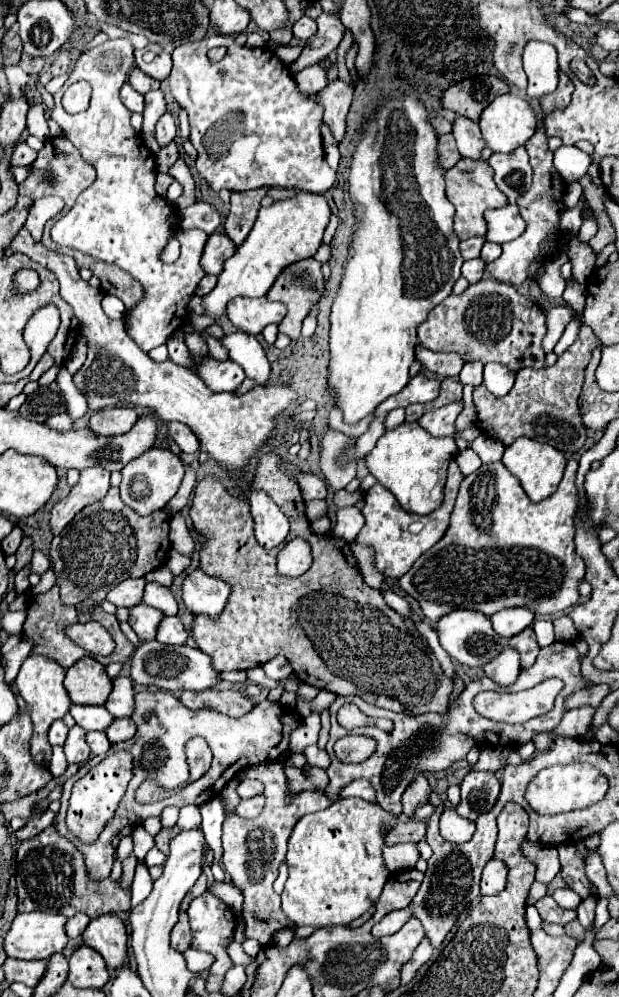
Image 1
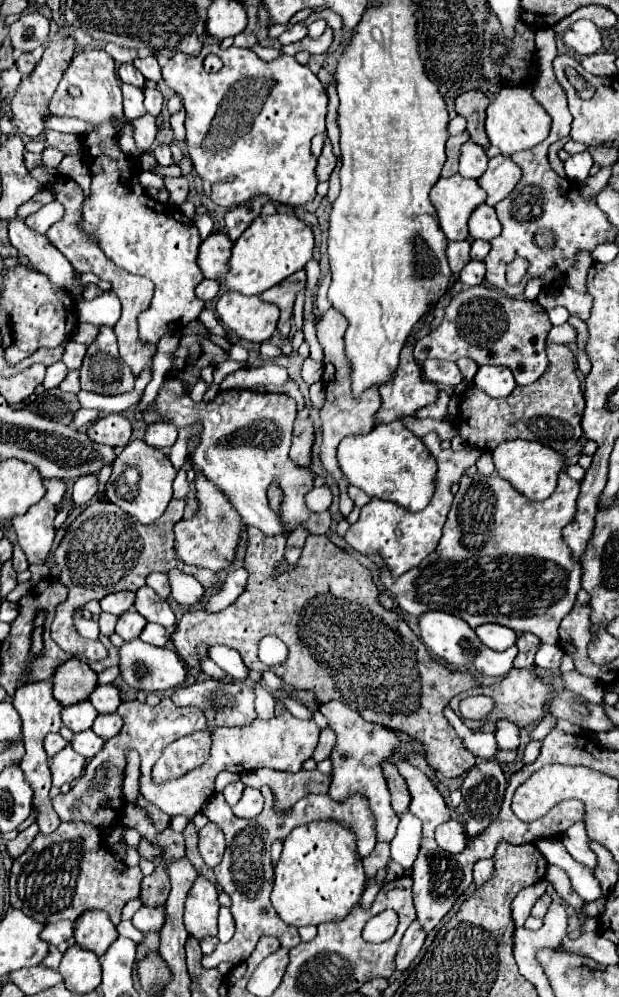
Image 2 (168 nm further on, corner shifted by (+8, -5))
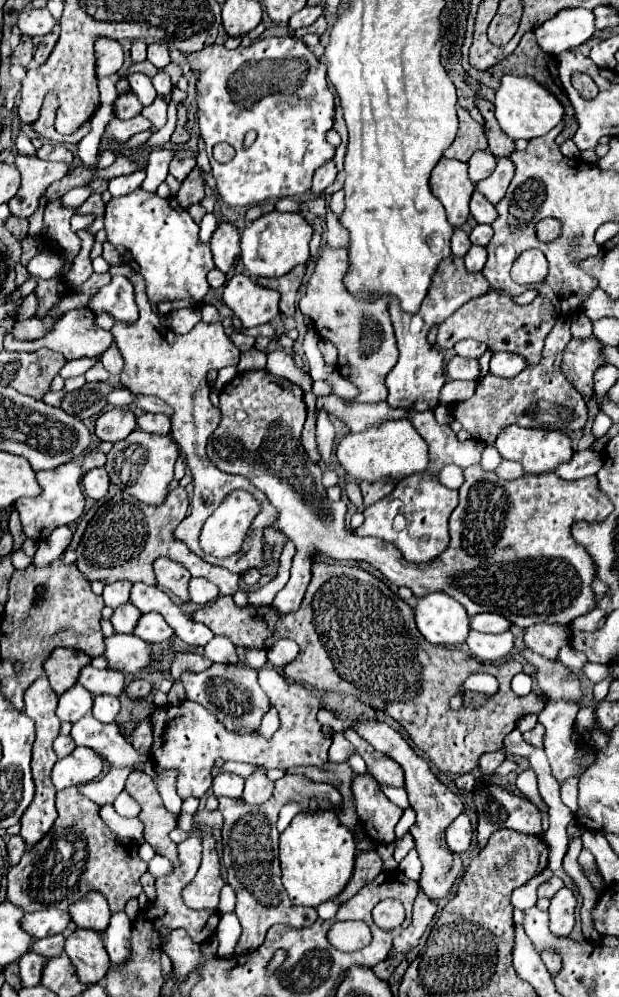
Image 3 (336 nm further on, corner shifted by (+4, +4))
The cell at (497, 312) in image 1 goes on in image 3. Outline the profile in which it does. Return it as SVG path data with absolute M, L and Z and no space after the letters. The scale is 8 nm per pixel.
M490 290L482 294L480 298L466 302L460 310L456 310L438 326L436 346L442 350L448 350L448 348L454 348L454 344L464 338L474 338L474 340L484 342L494 352L504 350L504 352L524 354L528 364L536 364L540 360L544 338L548 336L548 330L552 330L556 320L558 320L558 314L552 302L548 302L548 298L536 296L528 306L518 306L512 302L508 294Z

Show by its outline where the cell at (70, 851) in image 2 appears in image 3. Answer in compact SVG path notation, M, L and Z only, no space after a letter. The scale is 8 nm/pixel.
M76 786L56 794L58 820L42 842L26 850L20 864L8 870L8 900L24 912L44 908L68 910L88 890L98 890L106 896L110 910L120 910L124 904L142 892L140 876L146 872L146 862L138 856L138 844L122 840L100 818L100 806L78 792Z

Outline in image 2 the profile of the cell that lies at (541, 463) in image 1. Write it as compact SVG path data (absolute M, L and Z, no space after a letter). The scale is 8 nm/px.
M524 439L500 443L492 451L492 457L494 457L494 463L496 463L496 473L502 479L510 481L512 487L518 489L530 501L544 501L554 493L558 473L564 465L564 459L556 451L552 451L550 447L544 447L544 445L532 443L532 441L524 441Z

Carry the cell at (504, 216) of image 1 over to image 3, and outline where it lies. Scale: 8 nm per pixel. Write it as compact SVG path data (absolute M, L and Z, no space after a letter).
M474 190L472 200L470 200L470 214L476 218L476 222L480 224L492 224L496 220L496 208L484 198L484 194L480 194L478 190Z

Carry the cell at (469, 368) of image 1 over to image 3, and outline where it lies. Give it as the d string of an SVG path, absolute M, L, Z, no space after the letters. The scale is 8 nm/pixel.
M468 338L468 340L458 342L458 344L454 346L454 350L456 350L456 354L458 354L458 356L466 356L466 358L480 358L480 356L484 354L484 350L486 350L486 344L484 344L484 342L478 342L478 340Z

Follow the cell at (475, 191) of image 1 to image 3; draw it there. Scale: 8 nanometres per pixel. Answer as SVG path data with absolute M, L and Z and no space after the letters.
M442 158L430 176L432 194L444 204L448 222L456 228L468 220L468 202L474 192L474 184L468 178L468 166L460 160Z

